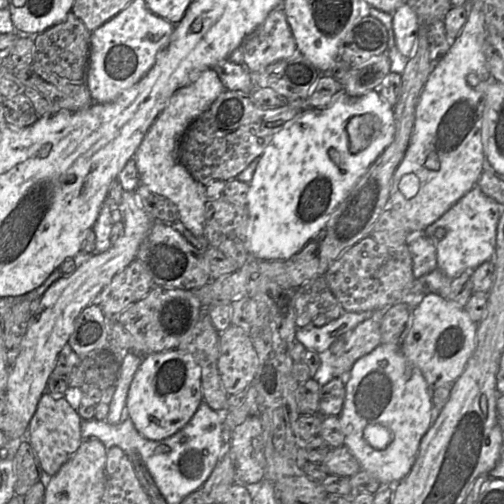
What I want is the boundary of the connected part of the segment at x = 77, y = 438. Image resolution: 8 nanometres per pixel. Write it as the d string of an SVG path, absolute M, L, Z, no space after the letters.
M49 393L41 397L27 431L27 439L36 452L43 471L54 476L60 468L78 451L83 439L82 419L77 410L64 398L56 398Z

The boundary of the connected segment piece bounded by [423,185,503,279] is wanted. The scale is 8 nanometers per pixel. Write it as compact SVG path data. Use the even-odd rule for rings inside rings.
M476 185L464 194L454 205L452 205L441 217L423 230L426 236L435 245L437 268L448 278L453 279L463 271L472 271L483 262L493 259L495 252L496 227L503 206L487 197ZM443 227L445 235L438 239L434 236L437 228Z

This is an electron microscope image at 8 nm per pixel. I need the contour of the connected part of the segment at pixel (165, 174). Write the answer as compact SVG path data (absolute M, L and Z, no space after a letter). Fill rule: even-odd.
M214 69L200 72L197 79L176 90L145 134L133 158L140 183L170 200L178 209L178 222L197 238L204 236L205 186L197 182L178 160L178 146L190 124L226 90Z

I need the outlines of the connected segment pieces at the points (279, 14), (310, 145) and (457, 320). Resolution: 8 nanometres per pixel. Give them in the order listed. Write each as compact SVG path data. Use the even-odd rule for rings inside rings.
M281 7L273 9L241 44L242 65L249 72L259 72L268 65L289 58L297 47Z
M368 91L365 94L358 97L350 97L345 93L335 98L330 106L324 109L307 109L300 111L299 115L290 122L287 126L278 131L269 144L264 149L263 153L259 157L257 166L255 168L253 177L249 182L249 190L247 193L247 201L245 209L247 212L247 229L246 229L246 248L250 256L255 260L288 260L296 253L298 253L310 240L312 240L321 228L327 223L332 212L335 208L344 200L350 190L354 187L357 181L366 173L368 168L374 163L374 161L380 156L380 154L388 147L394 137L395 125L393 107L386 103L377 91ZM356 116L370 116L375 119L372 122L364 122L369 128L369 141L365 147L358 153L351 153L349 150L349 141L346 133L346 125L348 121Z
M427 293L420 303L412 308L410 323L400 342L400 348L409 363L422 372L431 390L451 385L461 375L475 349L477 326L478 323L470 319L463 307L438 293Z

